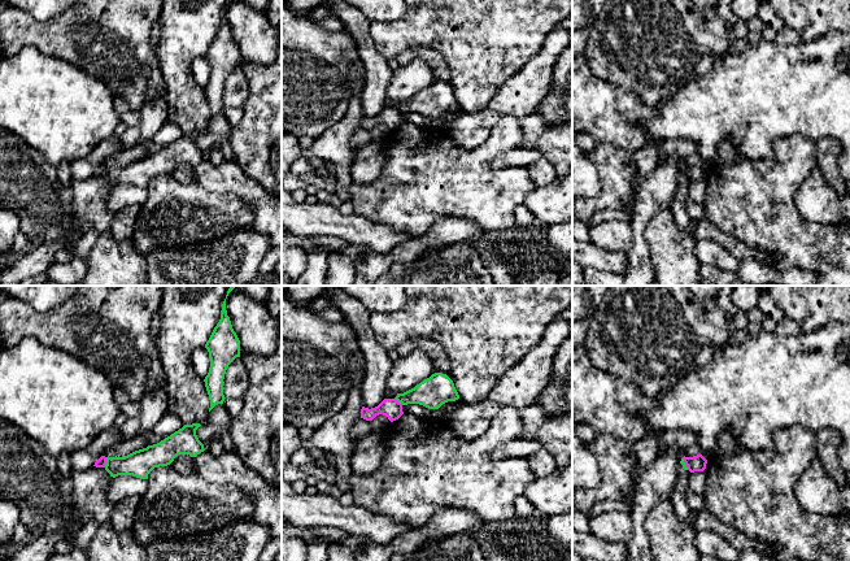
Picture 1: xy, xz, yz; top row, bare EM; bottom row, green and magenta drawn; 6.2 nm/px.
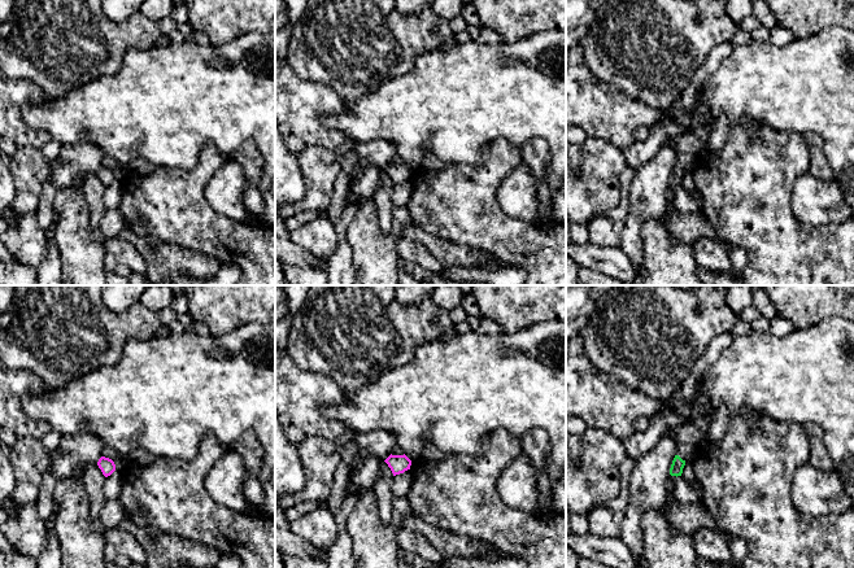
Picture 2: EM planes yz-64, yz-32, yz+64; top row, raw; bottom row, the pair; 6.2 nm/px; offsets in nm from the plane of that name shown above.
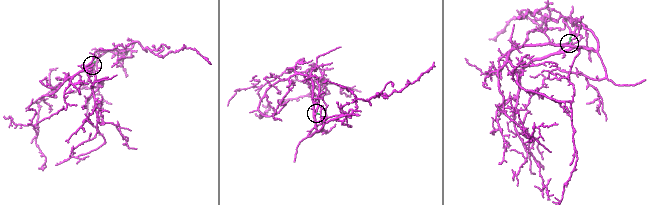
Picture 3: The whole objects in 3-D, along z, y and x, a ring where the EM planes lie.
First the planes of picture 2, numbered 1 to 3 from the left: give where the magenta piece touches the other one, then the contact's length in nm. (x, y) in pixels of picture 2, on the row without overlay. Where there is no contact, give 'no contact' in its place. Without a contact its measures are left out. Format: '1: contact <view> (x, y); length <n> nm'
1: no contact
2: no contact
3: no contact

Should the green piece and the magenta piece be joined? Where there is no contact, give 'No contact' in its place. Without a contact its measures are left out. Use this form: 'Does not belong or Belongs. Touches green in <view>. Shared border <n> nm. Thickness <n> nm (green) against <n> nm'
Does not belong. Touches green in xy. Shared border 70 nm. Thickness 170 nm (green) against 60 nm

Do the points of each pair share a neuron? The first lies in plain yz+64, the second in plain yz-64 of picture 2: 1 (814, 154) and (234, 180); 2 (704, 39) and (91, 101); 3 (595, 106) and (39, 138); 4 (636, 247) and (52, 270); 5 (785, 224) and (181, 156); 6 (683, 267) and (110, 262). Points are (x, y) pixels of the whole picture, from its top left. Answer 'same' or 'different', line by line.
1: different
2: different
3: same
4: same
5: different
6: different

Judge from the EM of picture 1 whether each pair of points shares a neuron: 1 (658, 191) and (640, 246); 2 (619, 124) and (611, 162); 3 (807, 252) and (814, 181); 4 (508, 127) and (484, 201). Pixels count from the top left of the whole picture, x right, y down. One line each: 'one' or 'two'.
1: one
2: two
3: two
4: one

